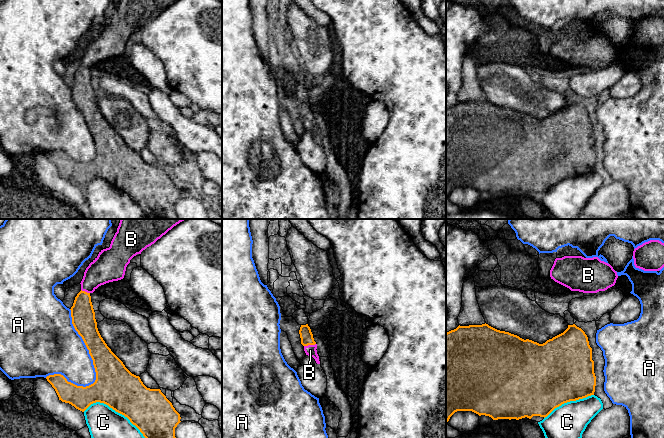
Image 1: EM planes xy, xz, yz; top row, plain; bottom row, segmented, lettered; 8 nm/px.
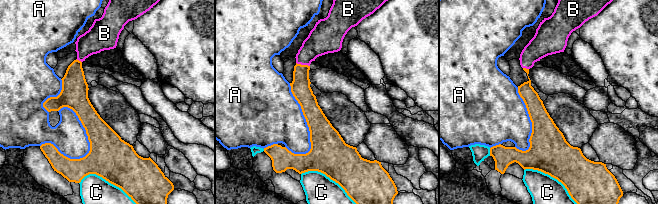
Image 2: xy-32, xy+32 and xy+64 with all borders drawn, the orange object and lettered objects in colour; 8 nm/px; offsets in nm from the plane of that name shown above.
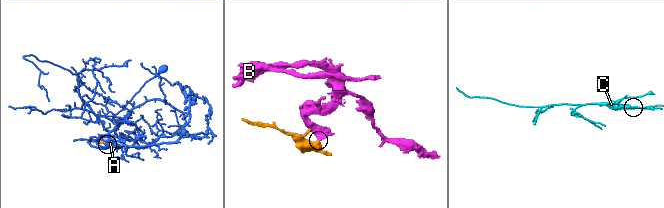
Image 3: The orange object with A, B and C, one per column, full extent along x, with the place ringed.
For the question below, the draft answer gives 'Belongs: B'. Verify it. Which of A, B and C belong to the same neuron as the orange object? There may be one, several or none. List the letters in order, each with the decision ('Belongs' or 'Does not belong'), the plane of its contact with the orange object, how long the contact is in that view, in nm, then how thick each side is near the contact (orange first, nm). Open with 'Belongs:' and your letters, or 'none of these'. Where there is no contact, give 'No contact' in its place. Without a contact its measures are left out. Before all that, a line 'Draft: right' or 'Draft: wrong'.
Draft: right
Belongs: B
A: Does not belong. Touches orange in xy. Shared border 650 nm. Thickness 240 nm (orange) against 420 nm
B: Belongs. Touches orange in xz. Shared border 100 nm. Thickness 100 nm (orange) against 90 nm
C: Does not belong. Touches orange in xy. Shared border 600 nm. Thickness 340 nm (orange) against 380 nm

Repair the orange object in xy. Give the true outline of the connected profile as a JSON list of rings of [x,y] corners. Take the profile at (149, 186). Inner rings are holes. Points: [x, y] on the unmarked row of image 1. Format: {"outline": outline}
{"outline": [[[119,0],[110,23],[99,28],[89,40],[81,57],[81,67],[75,73],[71,83],[72,100],[82,113],[93,136],[96,156],[93,160],[77,162],[61,150],[49,151],[47,157],[55,165],[59,176],[69,179],[84,188],[91,180],[100,178],[127,193],[149,219],[177,219],[175,204],[181,198],[180,190],[160,165],[147,164],[139,152],[132,150],[123,138],[111,127],[101,113],[90,70],[99,62],[124,54],[130,36],[154,20],[177,0]]]}

